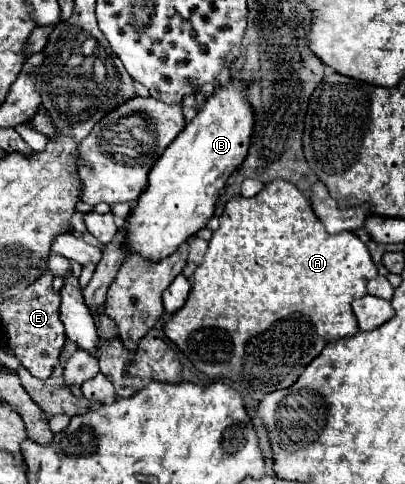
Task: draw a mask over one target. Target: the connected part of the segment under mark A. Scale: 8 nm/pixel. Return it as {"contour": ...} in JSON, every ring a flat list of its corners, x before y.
{"contour":[[277,179,277,181,269,183,269,185,265,185,261,189,261,193,251,197,251,199,233,197,225,205,225,211,219,217,219,223,221,225,213,233,213,239,209,241,209,249,207,249,201,265,197,267,197,271,193,275,189,299,185,301,185,305,179,311,175,311,171,315,169,321,165,321,163,331,185,353,185,357,195,365,195,369,205,373,211,379,229,381,229,385,233,385,233,389,237,389,241,393,249,393,249,395,265,395,265,393,273,393,277,389,287,389,299,379,301,371,323,351,323,347,329,341,337,341,337,339,355,335,359,331,357,319,355,319,355,315,351,311,351,303,355,299,367,295,367,283,373,277,377,277,377,267,375,267,375,263,373,263,373,259,369,255,367,245,355,233,345,231,345,233,329,235,325,231,325,227,321,225,321,221,315,217,309,199,295,185,291,185,291,183,287,183,283,179]]}

